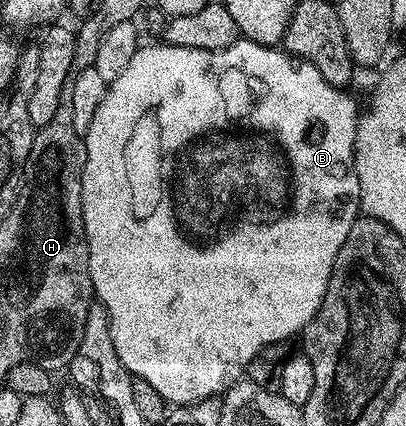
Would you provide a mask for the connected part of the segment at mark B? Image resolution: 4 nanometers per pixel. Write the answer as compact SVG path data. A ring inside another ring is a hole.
M238 39L228 48L222 48L214 52L213 50L193 50L185 46L173 46L166 42L151 42L148 46L139 47L133 54L133 59L129 61L129 66L117 74L115 80L110 81L107 86L105 98L101 98L101 106L97 106L97 114L93 114L93 122L89 122L85 133L85 143L87 145L87 157L83 167L83 189L81 190L81 206L83 207L83 229L87 235L87 257L89 258L89 274L91 275L91 285L95 287L95 296L98 303L103 305L107 312L107 321L111 327L111 337L113 338L113 350L117 350L117 358L137 380L144 380L161 394L161 398L171 406L190 406L198 404L200 400L207 400L211 397L218 397L226 393L232 384L244 379L249 362L265 346L270 344L282 344L290 341L290 336L298 337L307 323L317 314L321 302L325 298L325 290L329 286L329 278L335 269L335 259L345 246L345 238L349 238L349 230L353 222L361 215L359 207L359 179L355 169L355 135L361 115L361 108L355 105L353 97L347 90L333 86L321 78L317 71L317 66L313 66L308 60L292 58L286 51L275 46L266 44L255 44L251 40Z

